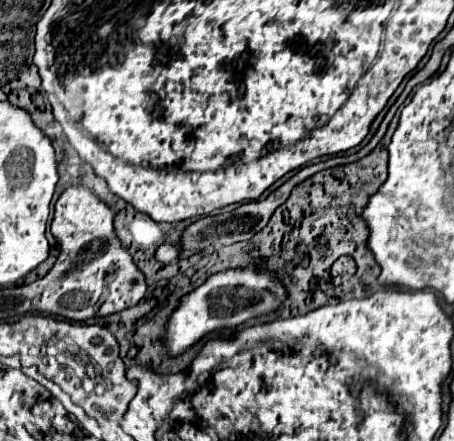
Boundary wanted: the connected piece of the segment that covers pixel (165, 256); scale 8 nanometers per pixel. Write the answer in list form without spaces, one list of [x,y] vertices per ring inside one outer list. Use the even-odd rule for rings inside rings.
[[[165,242],[165,244],[159,246],[155,258],[157,258],[159,262],[163,262],[163,264],[169,264],[169,262],[173,262],[173,260],[179,258],[179,252],[181,252],[179,246],[175,246],[175,244],[167,244],[167,242]]]

